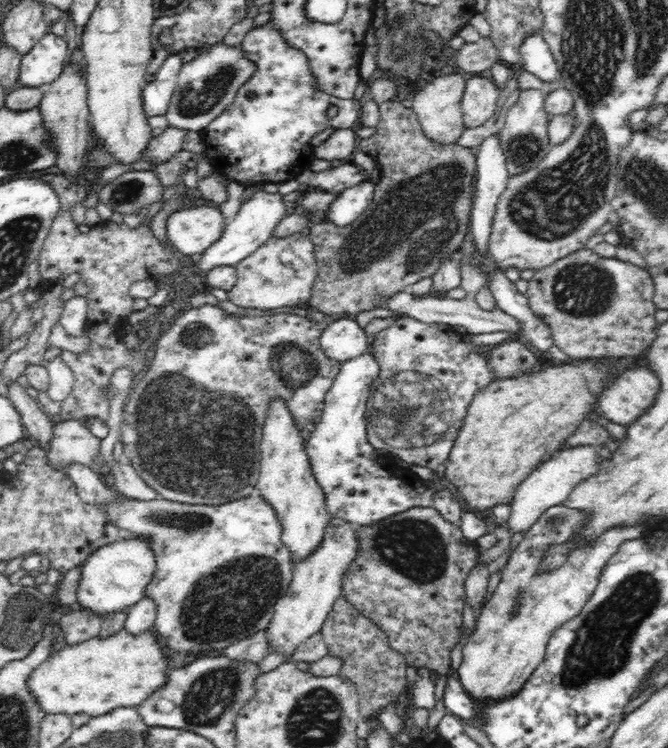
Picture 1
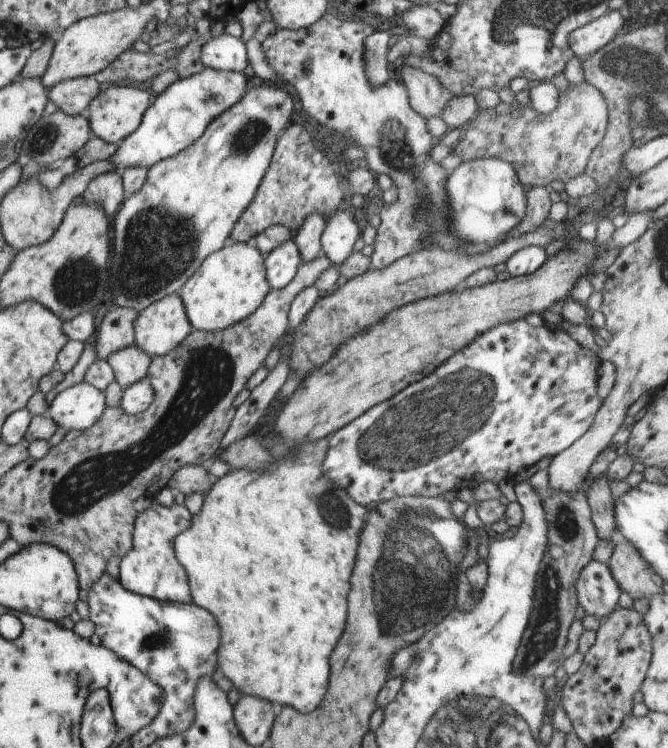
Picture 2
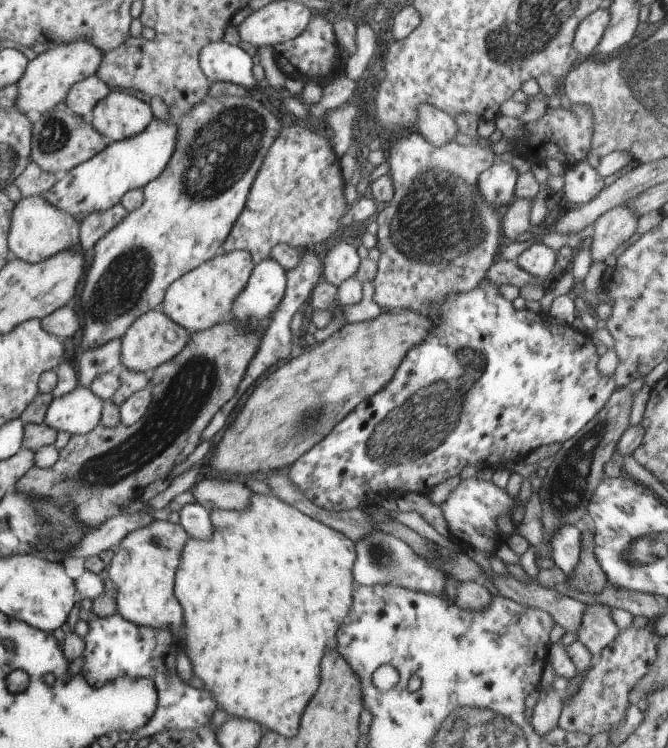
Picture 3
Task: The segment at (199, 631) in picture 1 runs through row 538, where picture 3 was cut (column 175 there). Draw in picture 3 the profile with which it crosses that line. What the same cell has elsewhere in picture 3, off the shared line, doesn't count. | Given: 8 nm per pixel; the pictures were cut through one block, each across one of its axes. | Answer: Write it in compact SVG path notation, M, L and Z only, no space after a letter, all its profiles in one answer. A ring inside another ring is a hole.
M250 93L246 96L219 96L213 97L207 95L199 103L196 103L183 117L177 122L177 143L170 162L166 165L165 171L158 178L149 182L144 186L143 201L138 210L129 212L112 230L109 230L94 247L94 258L92 258L92 266L88 270L86 283L82 290L82 314L84 314L85 328L83 329L82 347L89 349L100 346L105 342L115 338L122 338L124 333L130 328L130 325L145 312L152 309L162 307L165 301L166 291L169 286L183 277L193 268L200 266L202 263L208 262L213 256L216 256L218 248L223 246L223 242L228 238L233 224L239 217L239 214L244 210L246 201L256 178L259 168L262 166L264 157L270 148L270 145L275 141L282 126L272 111L264 106L263 100L254 99Z

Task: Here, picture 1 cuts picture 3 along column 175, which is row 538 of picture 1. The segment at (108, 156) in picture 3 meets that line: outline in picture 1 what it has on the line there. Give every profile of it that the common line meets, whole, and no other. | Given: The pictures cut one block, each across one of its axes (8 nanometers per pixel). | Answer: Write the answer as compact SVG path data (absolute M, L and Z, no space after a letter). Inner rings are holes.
M125 536L96 550L82 565L82 578L76 590L75 608L90 609L98 615L126 611L142 597L156 568L154 551L146 537Z

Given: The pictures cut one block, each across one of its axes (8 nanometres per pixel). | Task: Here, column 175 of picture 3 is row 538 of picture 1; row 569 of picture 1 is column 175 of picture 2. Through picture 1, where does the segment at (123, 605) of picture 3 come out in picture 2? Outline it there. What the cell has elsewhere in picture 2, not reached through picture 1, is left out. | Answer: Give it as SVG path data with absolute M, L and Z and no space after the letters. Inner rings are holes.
M153 502L144 512L137 514L131 549L122 557L117 580L130 592L150 596L162 602L192 603L188 576L174 552L175 538L191 524L192 514L186 505L171 506Z

